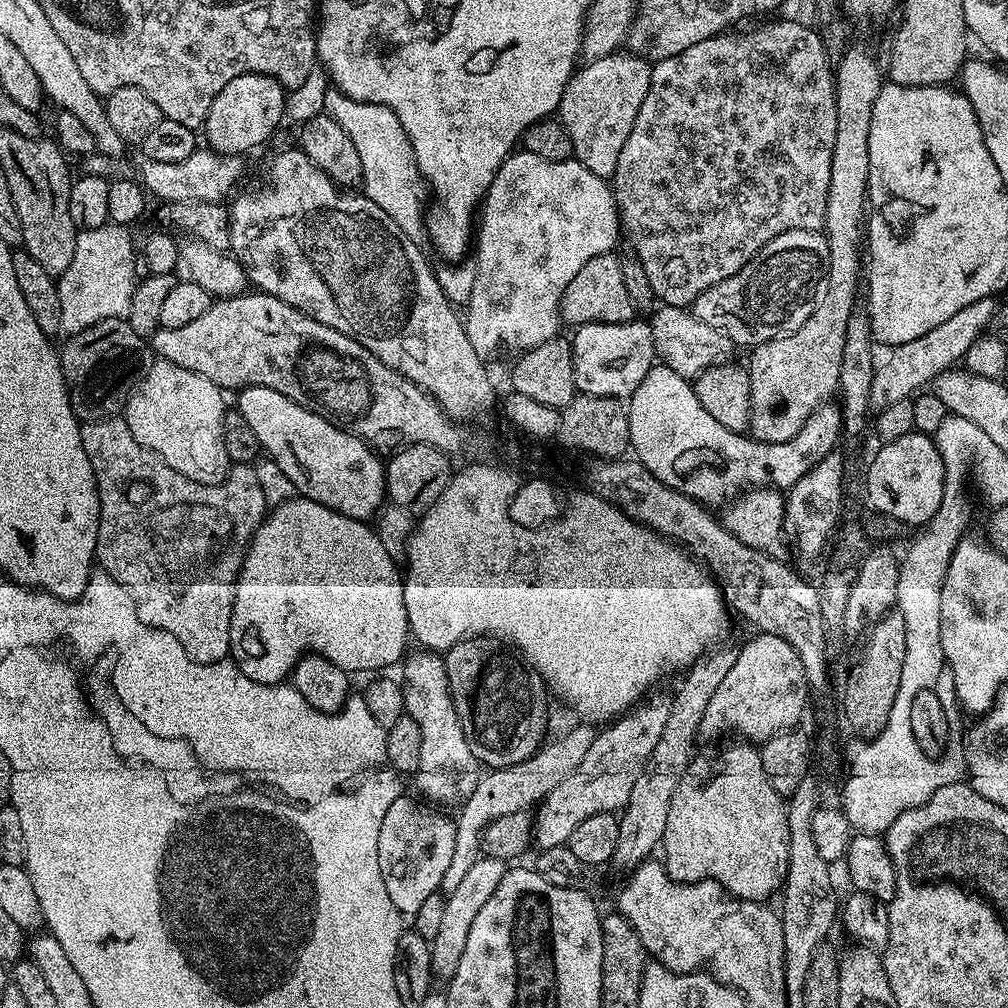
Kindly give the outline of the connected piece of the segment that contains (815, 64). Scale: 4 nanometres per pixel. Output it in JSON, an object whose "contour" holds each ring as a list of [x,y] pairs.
{"contour":[[[776,20],[773,24],[764,24],[761,28],[752,28],[749,32],[740,32],[737,36],[733,34],[721,34],[714,38],[706,38],[706,42],[698,42],[690,46],[690,50],[682,50],[682,54],[674,54],[674,58],[657,60],[652,64],[652,73],[650,74],[650,90],[646,90],[646,98],[642,98],[642,110],[638,110],[638,118],[634,118],[634,126],[630,130],[630,138],[626,138],[626,146],[622,146],[622,154],[618,154],[618,166],[616,175],[611,177],[613,193],[616,197],[616,209],[620,211],[620,227],[623,235],[628,236],[632,243],[631,251],[642,262],[646,269],[646,274],[650,277],[650,286],[654,286],[654,294],[661,305],[671,306],[673,308],[682,308],[691,306],[706,290],[718,286],[718,282],[726,282],[746,262],[750,262],[759,252],[778,234],[786,234],[786,230],[810,230],[819,232],[823,229],[826,218],[826,194],[830,194],[830,158],[834,158],[834,134],[838,130],[838,114],[836,113],[836,82],[834,79],[834,66],[828,61],[828,48],[824,45],[823,38],[815,27],[807,28],[804,24],[799,24],[796,20]]]}

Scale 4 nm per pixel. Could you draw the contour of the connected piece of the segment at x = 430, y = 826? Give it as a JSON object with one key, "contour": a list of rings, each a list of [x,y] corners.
{"contour":[[[401,794],[394,802],[390,802],[390,810],[386,810],[386,818],[382,818],[382,830],[378,834],[378,858],[382,882],[386,882],[386,894],[390,894],[390,902],[394,902],[396,909],[408,918],[415,917],[418,909],[422,907],[422,902],[426,902],[430,894],[438,891],[446,869],[450,866],[450,858],[454,855],[456,841],[455,823],[440,813],[443,811],[416,800],[411,800],[408,794]]]}

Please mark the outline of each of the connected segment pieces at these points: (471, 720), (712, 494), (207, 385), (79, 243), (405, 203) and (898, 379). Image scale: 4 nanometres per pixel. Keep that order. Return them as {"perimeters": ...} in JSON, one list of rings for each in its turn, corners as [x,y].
{"perimeters":[[[[488,638],[463,640],[443,653],[446,678],[462,726],[466,742],[481,765],[489,769],[514,766],[539,752],[545,743],[544,731],[548,728],[548,700],[550,692],[543,678],[538,675],[507,643],[493,642]]],[[[657,363],[642,378],[642,386],[634,392],[627,401],[628,417],[630,418],[630,452],[658,482],[686,494],[691,500],[696,500],[705,506],[720,504],[724,506],[741,493],[754,488],[775,488],[787,490],[793,488],[826,454],[837,451],[836,443],[842,440],[842,425],[840,410],[835,403],[825,402],[816,409],[816,412],[806,420],[806,426],[798,430],[798,434],[786,442],[762,442],[748,434],[741,434],[734,430],[726,430],[722,422],[717,422],[698,402],[698,394],[690,383],[689,377],[674,374],[665,364]]],[[[157,359],[128,397],[122,418],[130,426],[130,434],[134,434],[136,441],[156,456],[161,456],[166,466],[199,484],[221,484],[228,477],[230,467],[224,441],[224,396],[225,393],[217,384],[210,382],[210,378],[202,378],[202,374],[194,370],[174,366],[174,362],[169,360]]],[[[107,224],[77,233],[73,261],[57,279],[63,333],[80,333],[112,317],[127,319],[138,283],[134,274],[136,249],[127,232],[123,225]]],[[[335,86],[328,89],[324,112],[334,118],[334,122],[346,130],[346,134],[350,134],[350,142],[354,142],[358,158],[362,158],[363,195],[368,196],[374,206],[382,206],[382,210],[386,210],[386,214],[398,222],[400,229],[410,239],[423,241],[426,236],[426,201],[430,189],[424,182],[424,175],[418,170],[410,138],[402,128],[398,114],[381,104],[350,98]]],[[[990,296],[978,302],[970,302],[970,306],[958,310],[954,318],[946,318],[946,322],[934,326],[934,330],[922,334],[922,338],[895,345],[889,351],[892,353],[889,354],[888,361],[877,367],[874,382],[870,382],[870,409],[879,410],[890,406],[895,400],[911,397],[927,385],[924,384],[927,380],[928,383],[935,381],[936,376],[947,368],[957,367],[970,350],[970,346],[985,335],[990,318],[995,314],[997,307],[997,301]]]]}

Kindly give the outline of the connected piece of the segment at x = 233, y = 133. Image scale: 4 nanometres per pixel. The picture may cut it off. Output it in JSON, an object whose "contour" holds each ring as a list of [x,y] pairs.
{"contour":[[[255,72],[254,74],[242,74],[234,78],[234,82],[226,82],[222,86],[218,98],[214,98],[214,106],[210,106],[210,114],[206,114],[202,125],[202,136],[208,139],[207,147],[213,152],[220,153],[221,157],[233,158],[239,152],[248,152],[251,148],[256,148],[276,127],[280,120],[285,119],[284,101],[286,99],[286,90],[274,78],[263,76]]]}

